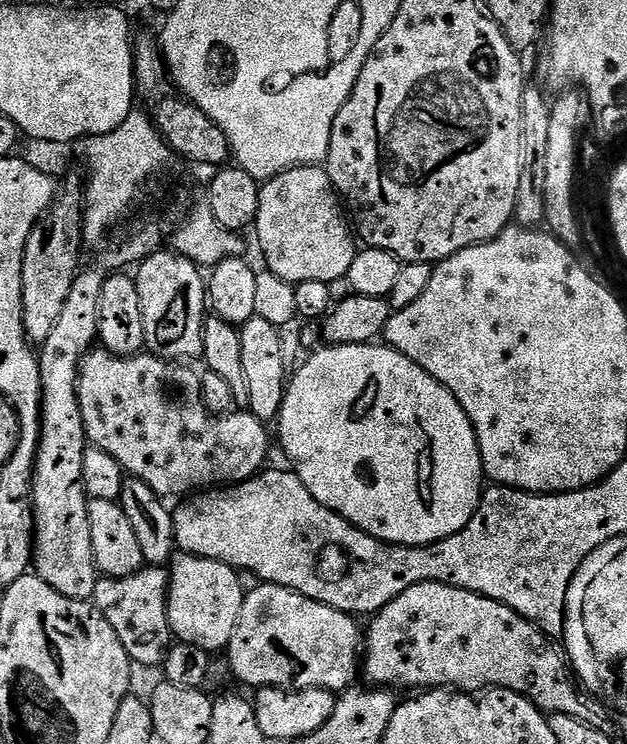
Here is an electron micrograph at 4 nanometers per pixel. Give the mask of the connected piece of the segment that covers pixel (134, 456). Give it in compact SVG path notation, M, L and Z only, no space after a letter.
M96 346L85 352L76 371L76 397L78 410L82 410L82 426L88 435L87 443L98 450L106 450L131 479L146 482L146 486L162 498L184 498L217 486L241 484L265 467L264 459L268 456L265 421L247 410L220 415L208 412L202 402L200 377L197 369L192 368L195 367L151 354L115 356L104 347Z

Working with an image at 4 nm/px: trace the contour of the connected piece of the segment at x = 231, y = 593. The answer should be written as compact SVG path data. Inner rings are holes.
M182 551L173 555L168 578L168 617L172 635L179 643L198 646L209 654L227 649L246 595L239 576L237 569L217 560Z

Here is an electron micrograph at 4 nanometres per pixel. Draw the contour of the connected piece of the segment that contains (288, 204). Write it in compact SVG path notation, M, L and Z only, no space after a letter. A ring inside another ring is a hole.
M320 166L291 168L273 180L263 181L255 232L260 252L268 263L267 271L293 286L302 282L331 285L335 280L343 281L358 251L342 201L327 171Z

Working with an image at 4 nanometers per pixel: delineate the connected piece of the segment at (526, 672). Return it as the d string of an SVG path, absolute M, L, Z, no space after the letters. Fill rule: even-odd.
M422 582L398 594L398 598L375 613L371 620L372 625L366 628L362 640L362 676L368 679L365 681L369 685L389 690L446 688L473 694L486 688L505 688L522 694L539 712L553 716L566 714L579 720L588 720L590 716L595 728L609 727L602 705L594 705L592 716L588 714L589 697L578 687L567 655L557 645L556 649L531 620L510 610L510 606L502 606L502 602L494 602L470 590L438 582Z

